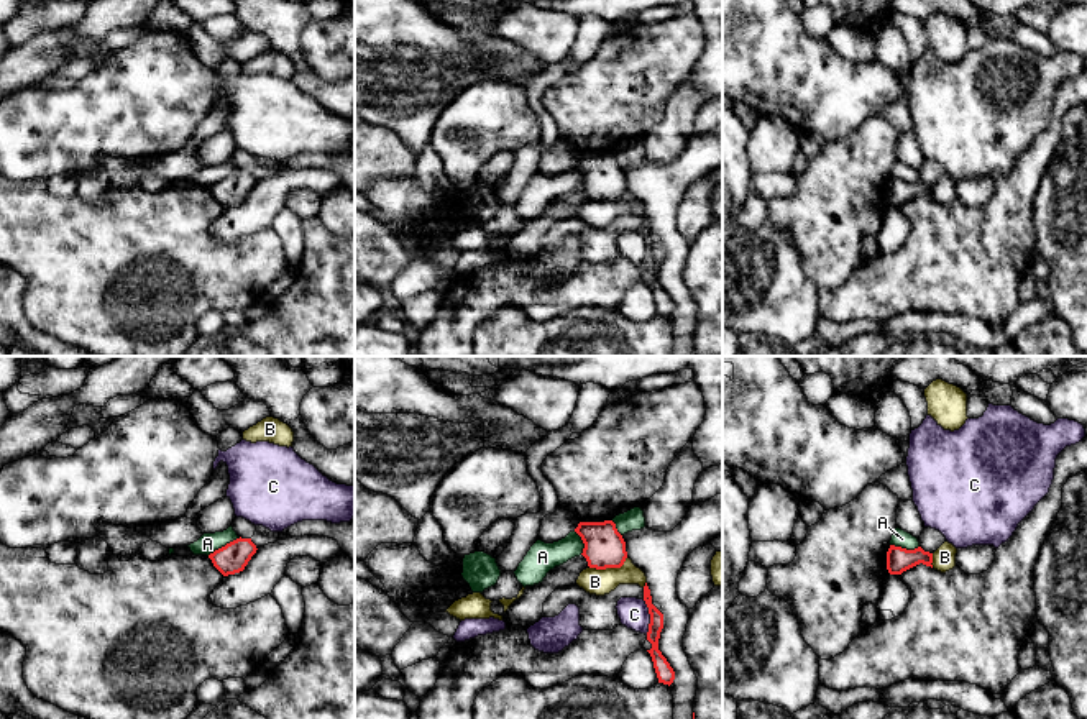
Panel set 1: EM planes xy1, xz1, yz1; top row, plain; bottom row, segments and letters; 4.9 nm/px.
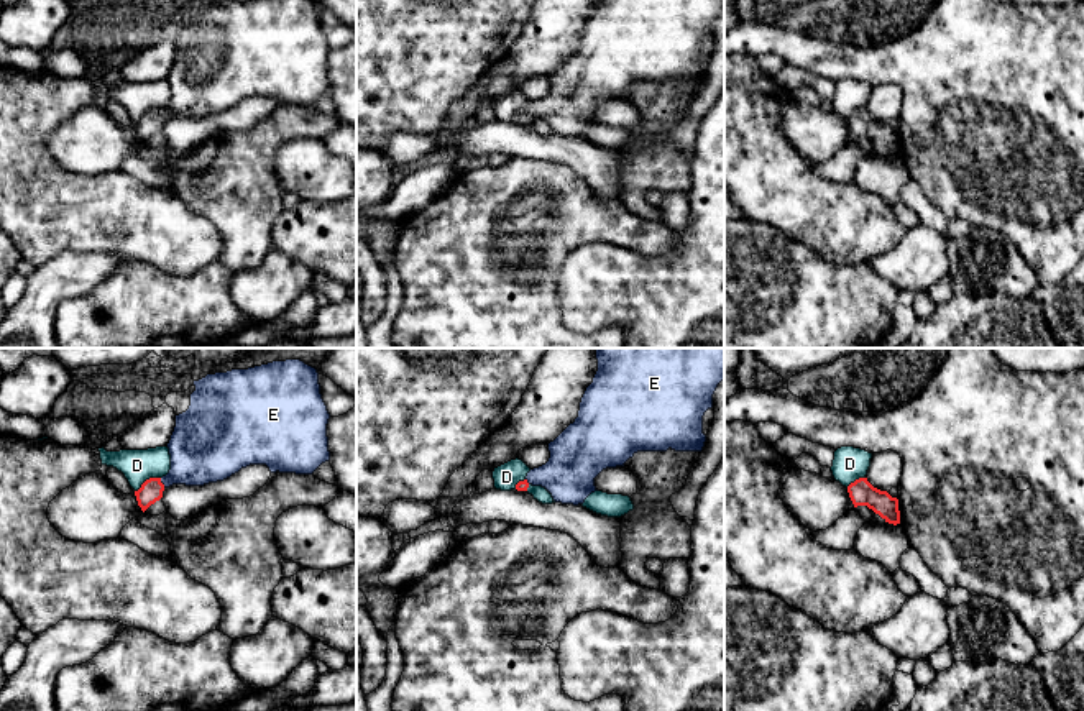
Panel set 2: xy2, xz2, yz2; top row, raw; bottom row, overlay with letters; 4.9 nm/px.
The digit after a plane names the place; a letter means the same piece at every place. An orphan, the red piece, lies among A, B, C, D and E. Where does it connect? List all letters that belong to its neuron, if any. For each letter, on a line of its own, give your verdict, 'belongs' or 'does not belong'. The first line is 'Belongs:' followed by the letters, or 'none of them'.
Belongs: E
A: does not belong
B: does not belong
C: does not belong
D: does not belong
E: belongs

